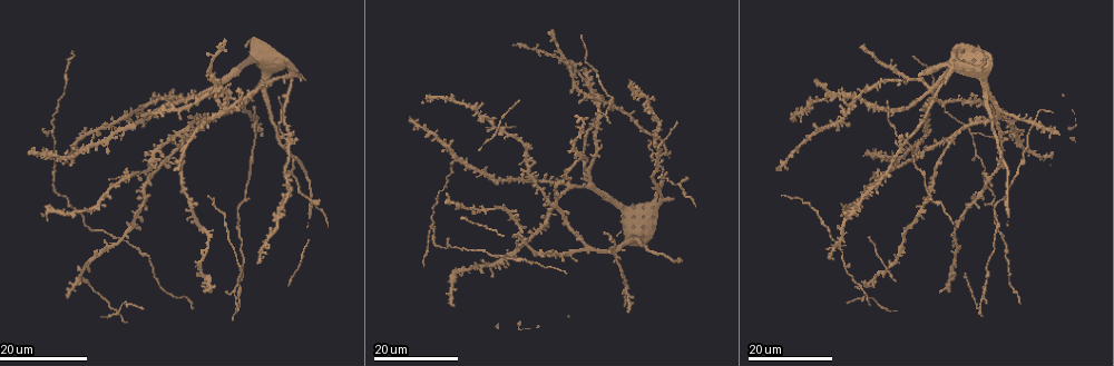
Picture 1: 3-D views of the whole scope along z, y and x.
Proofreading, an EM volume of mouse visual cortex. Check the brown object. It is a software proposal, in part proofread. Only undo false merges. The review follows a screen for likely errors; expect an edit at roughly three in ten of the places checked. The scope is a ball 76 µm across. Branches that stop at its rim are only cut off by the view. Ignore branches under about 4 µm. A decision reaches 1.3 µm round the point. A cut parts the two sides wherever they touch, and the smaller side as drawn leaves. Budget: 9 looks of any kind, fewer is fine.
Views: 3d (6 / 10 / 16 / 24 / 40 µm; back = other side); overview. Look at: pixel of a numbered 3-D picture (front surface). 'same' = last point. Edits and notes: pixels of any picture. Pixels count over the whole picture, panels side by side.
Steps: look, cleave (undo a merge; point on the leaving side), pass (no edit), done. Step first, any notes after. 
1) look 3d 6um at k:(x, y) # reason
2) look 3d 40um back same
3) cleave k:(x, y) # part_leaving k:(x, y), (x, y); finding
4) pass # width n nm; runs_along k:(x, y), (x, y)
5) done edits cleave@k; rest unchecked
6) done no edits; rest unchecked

look 3d 24um at 1:(289, 141) # four-way junction

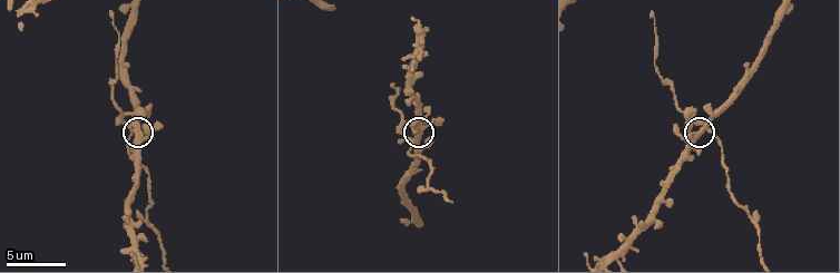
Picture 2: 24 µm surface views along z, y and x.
look 3d 6um at 2:(708, 131) # zoom in

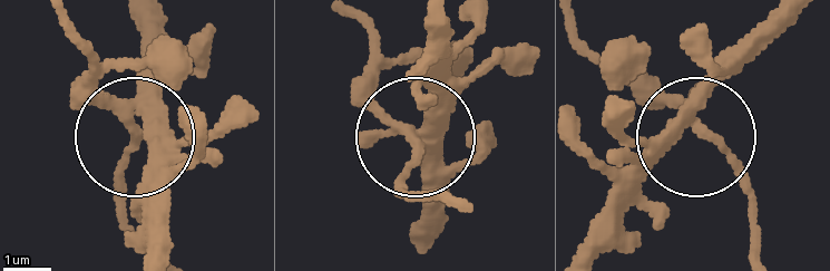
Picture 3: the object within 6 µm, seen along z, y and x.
pass # arms 4; runs_along 3:(413, 232), (421, 136), (397, 196); one neuron here

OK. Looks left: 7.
look 3d 16um at 1:(950, 141) # looks like a crossing

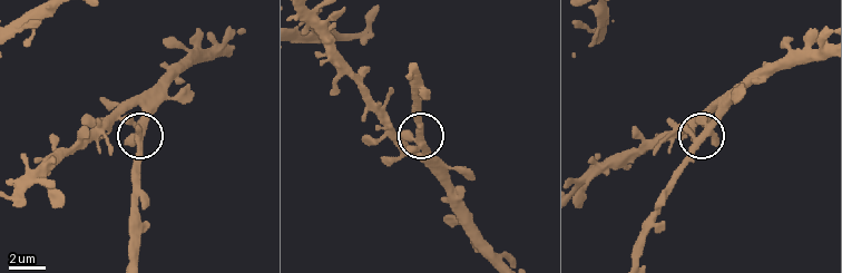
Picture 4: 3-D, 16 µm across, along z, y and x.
look 3d 6um at 4:(419, 140)

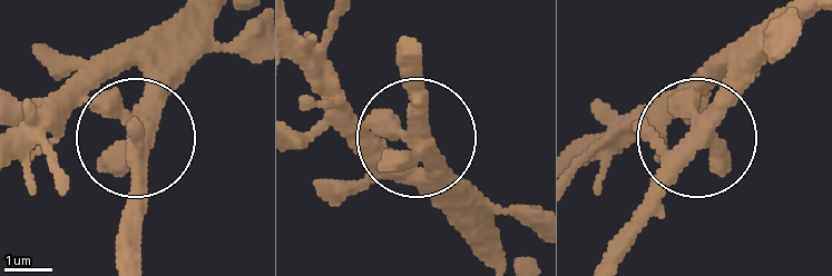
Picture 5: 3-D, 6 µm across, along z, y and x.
pass # width 410 nm; continuous, no second neuron

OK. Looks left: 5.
look 3d 24um at 1:(219, 212) # thick turns thin

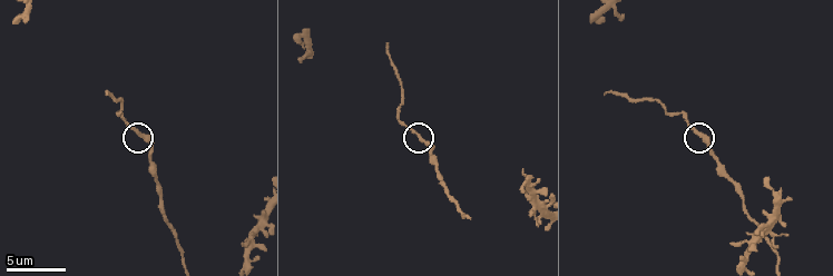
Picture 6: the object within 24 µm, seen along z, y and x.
look 3d 6um at 6:(137, 130)

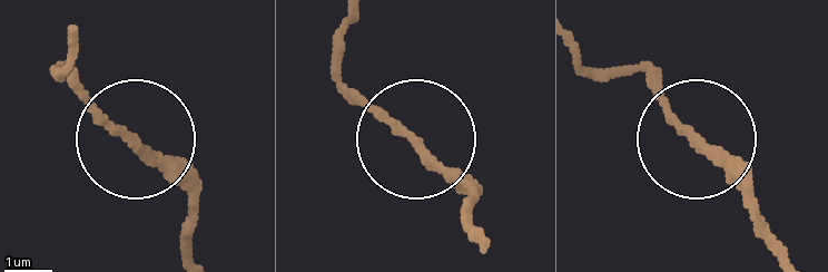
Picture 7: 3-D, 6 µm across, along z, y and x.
pass # runs_along 7:(471, 235), (455, 172), (339, 80); continuous, no second neuron

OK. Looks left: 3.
look 3d 24um at 1:(212, 91) # four or more arms meet

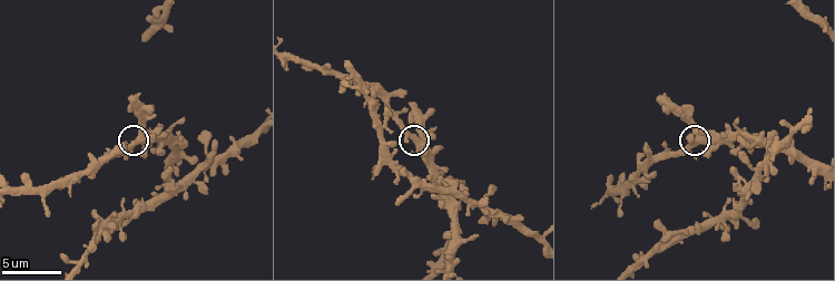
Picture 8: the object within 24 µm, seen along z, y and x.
look 3d 6um at 8:(421, 144) # closer look

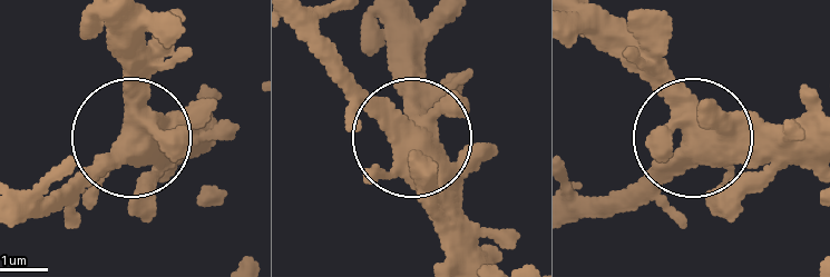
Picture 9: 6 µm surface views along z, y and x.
look 3d 6um back at 9:(126, 136)

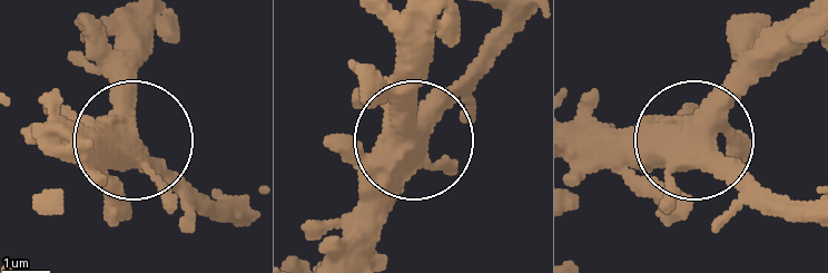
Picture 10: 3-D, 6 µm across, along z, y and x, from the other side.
pass # side_arm 5 um; one neuron here

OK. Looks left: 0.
done no edits; rest unchecked

